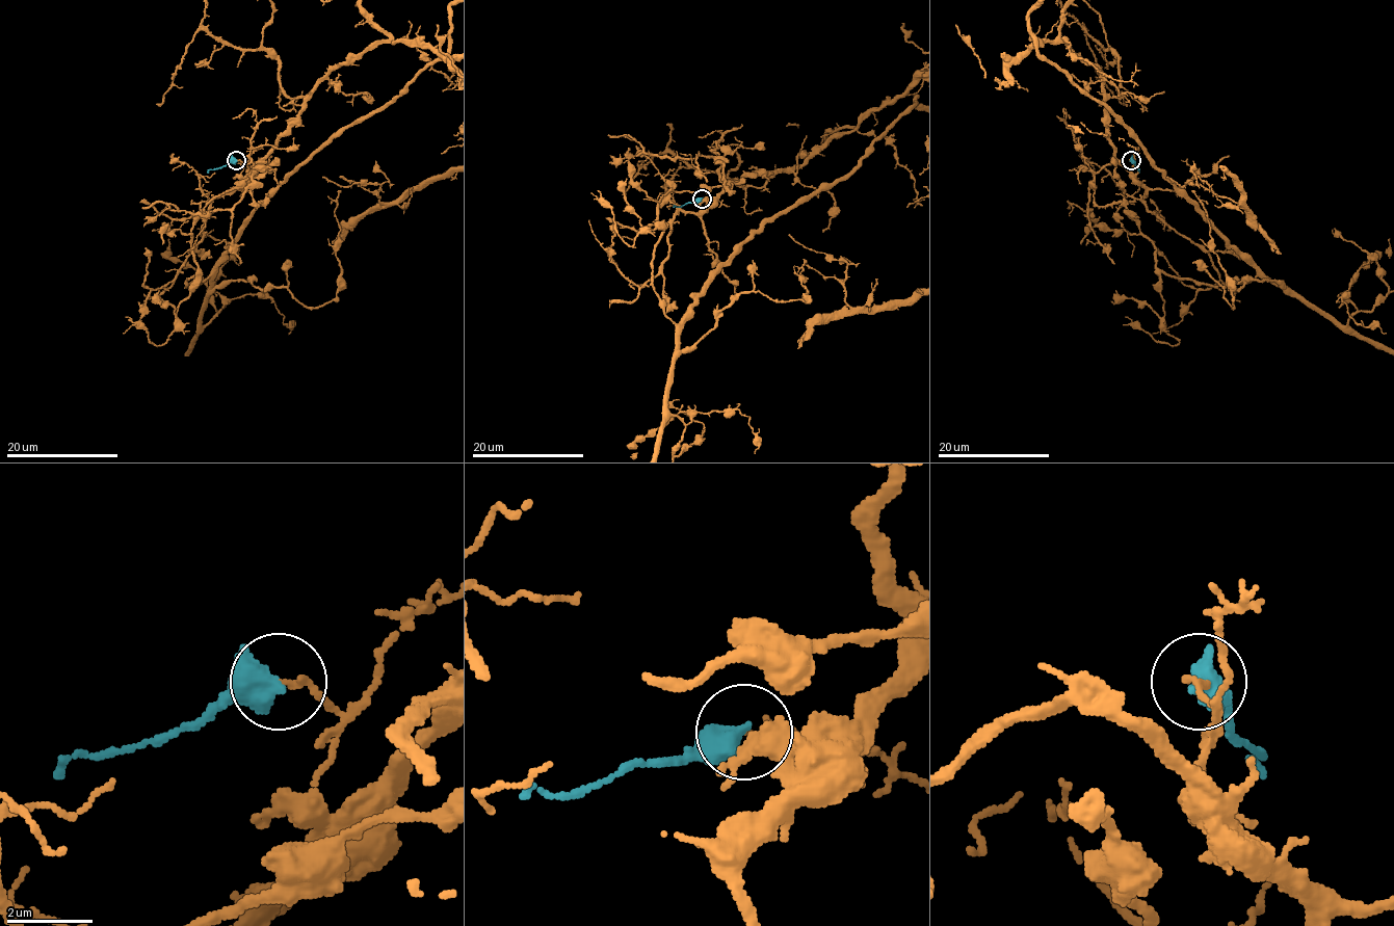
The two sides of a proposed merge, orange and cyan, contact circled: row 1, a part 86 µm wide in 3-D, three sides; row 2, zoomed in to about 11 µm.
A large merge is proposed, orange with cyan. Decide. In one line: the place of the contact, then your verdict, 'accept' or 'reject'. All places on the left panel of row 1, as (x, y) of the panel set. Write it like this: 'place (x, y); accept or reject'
place (236, 160); reject

